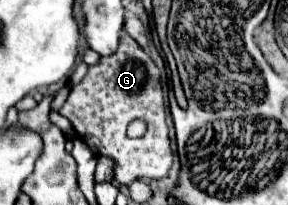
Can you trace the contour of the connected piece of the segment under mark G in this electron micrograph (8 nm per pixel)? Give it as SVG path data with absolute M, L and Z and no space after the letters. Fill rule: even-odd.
M126 31L120 33L118 51L100 57L96 65L88 67L86 77L78 85L72 85L58 113L72 123L78 137L88 143L94 155L114 159L118 183L128 185L134 179L160 179L168 173L174 157L168 139L158 67ZM134 119L142 119L148 129L142 137L128 139L126 129Z

